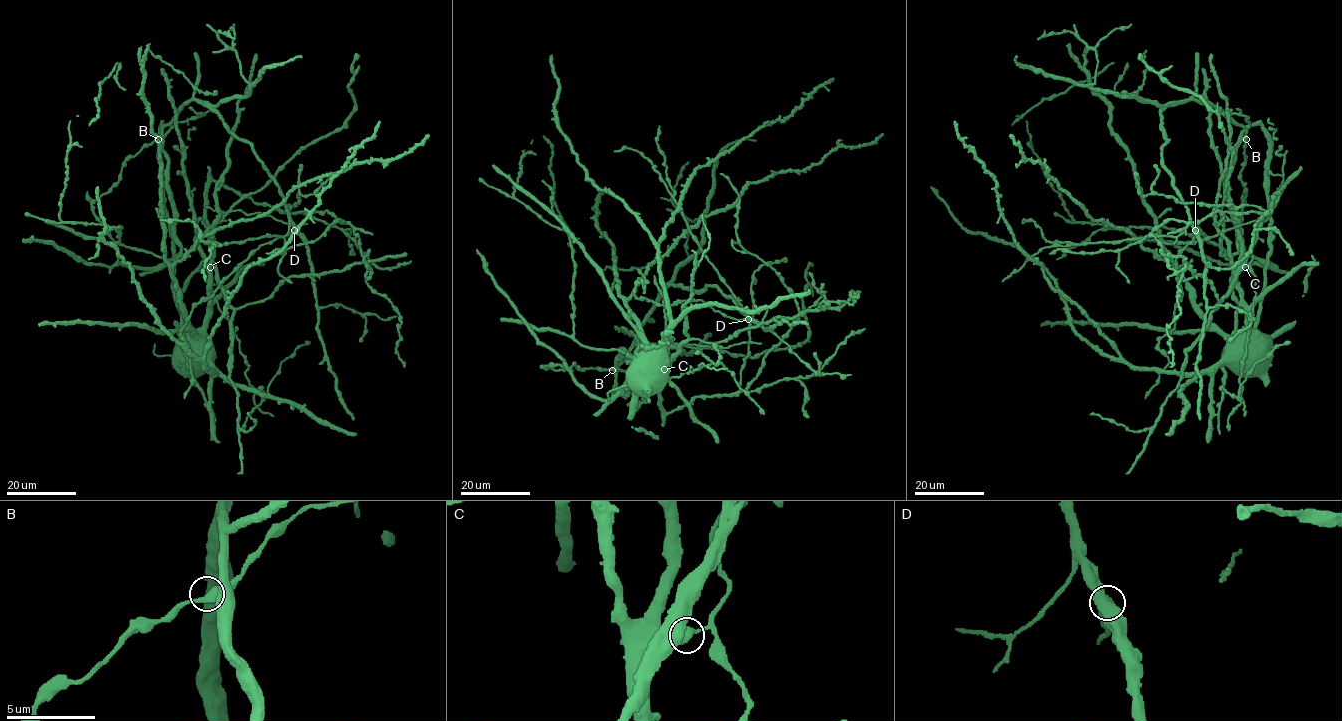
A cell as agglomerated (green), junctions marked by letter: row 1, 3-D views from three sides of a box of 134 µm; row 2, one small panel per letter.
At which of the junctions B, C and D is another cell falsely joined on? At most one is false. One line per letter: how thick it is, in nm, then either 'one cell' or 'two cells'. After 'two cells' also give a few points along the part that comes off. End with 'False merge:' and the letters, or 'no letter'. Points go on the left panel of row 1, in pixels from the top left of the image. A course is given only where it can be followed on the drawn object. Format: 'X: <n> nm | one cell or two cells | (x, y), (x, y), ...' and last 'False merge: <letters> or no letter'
B: 480 nm | one cell
C: 440 nm | two cells | (209, 266), (213, 297), (239, 341), (239, 351), (248, 365), (245, 376), (255, 390), (254, 403), (273, 416)
D: 500 nm | one cell
False merge: C

